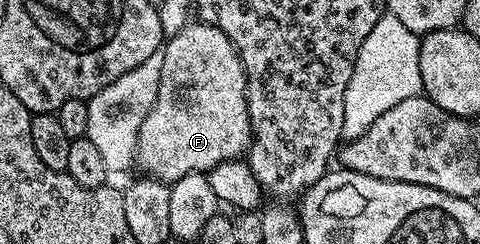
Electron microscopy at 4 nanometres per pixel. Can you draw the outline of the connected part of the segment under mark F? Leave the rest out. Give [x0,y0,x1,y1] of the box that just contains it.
[135,23,252,182]

